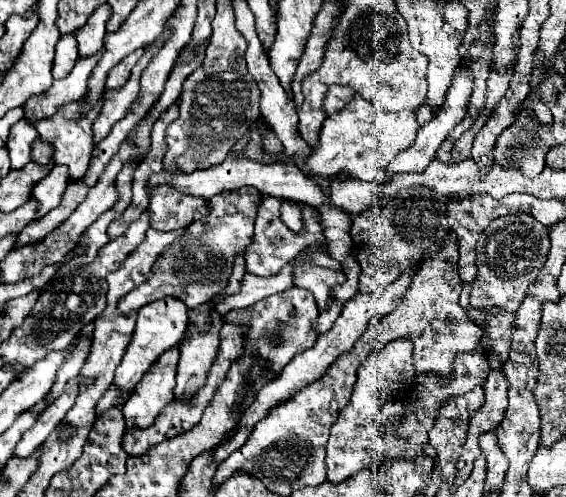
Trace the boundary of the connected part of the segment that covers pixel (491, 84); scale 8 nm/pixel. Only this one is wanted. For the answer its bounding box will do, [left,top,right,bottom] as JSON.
[486,71,512,107]

